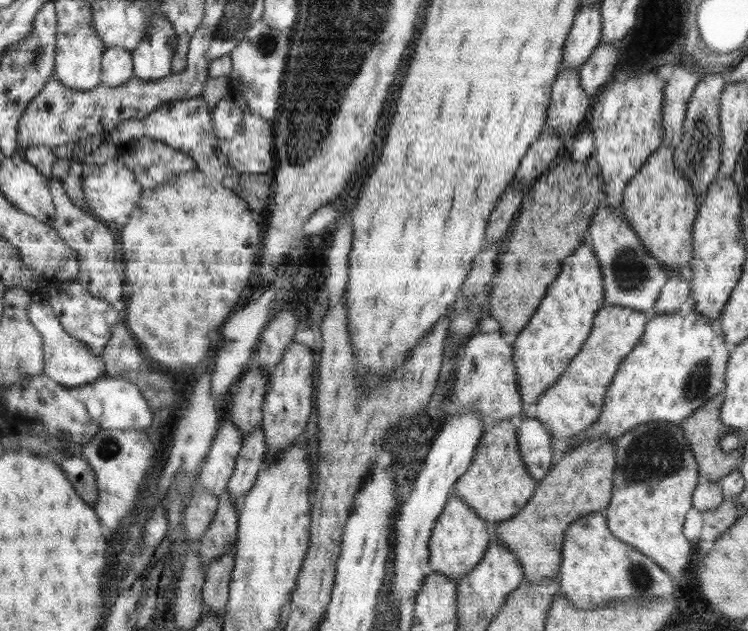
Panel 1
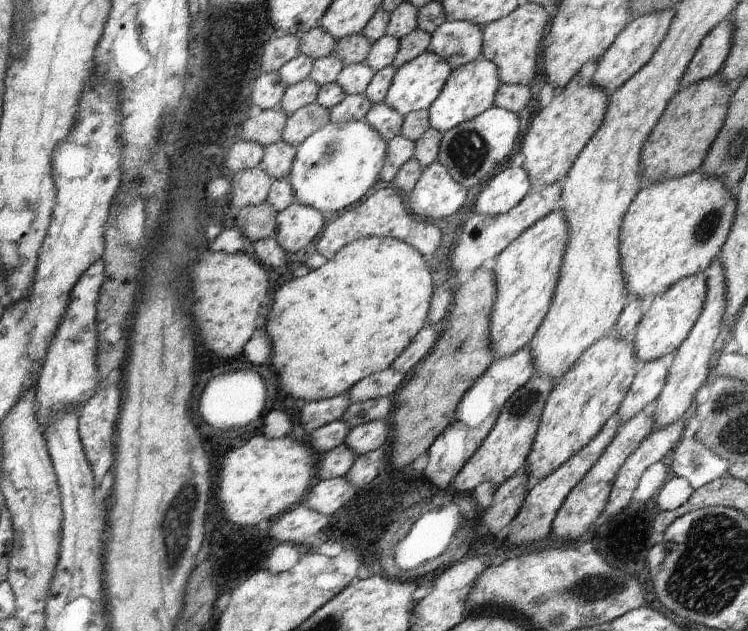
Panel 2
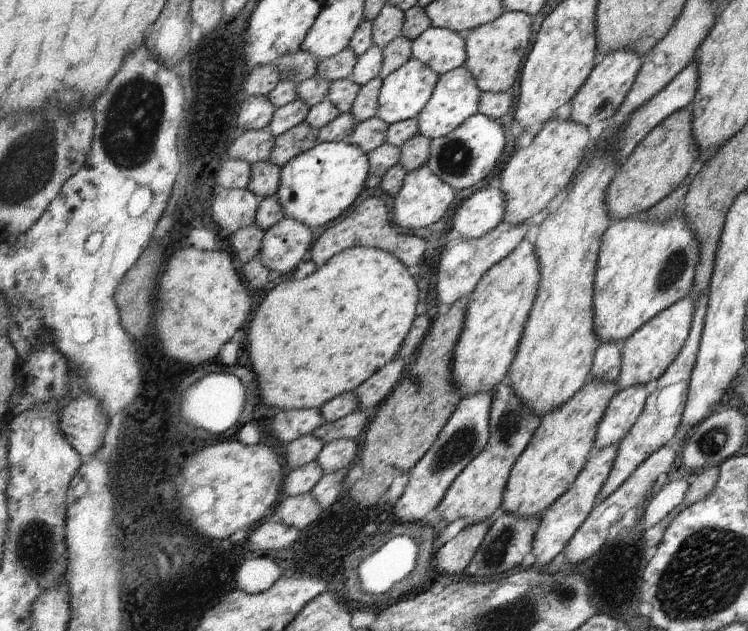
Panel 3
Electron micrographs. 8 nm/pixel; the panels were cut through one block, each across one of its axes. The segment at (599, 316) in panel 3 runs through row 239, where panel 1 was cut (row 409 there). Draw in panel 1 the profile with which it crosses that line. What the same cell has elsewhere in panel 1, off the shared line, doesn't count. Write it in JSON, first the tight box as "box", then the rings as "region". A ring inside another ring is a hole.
{"box":[566,307,731,450],"region":[[[696,307],[690,308],[688,314],[679,314],[678,310],[666,314],[651,314],[642,338],[628,356],[624,357],[604,398],[604,406],[598,420],[583,433],[570,439],[566,450],[580,445],[588,437],[606,435],[610,441],[617,441],[622,434],[630,431],[636,425],[652,421],[666,421],[680,424],[706,401],[716,394],[723,393],[726,388],[726,366],[730,358],[731,347],[722,335],[712,328],[712,321],[698,313]]]}

